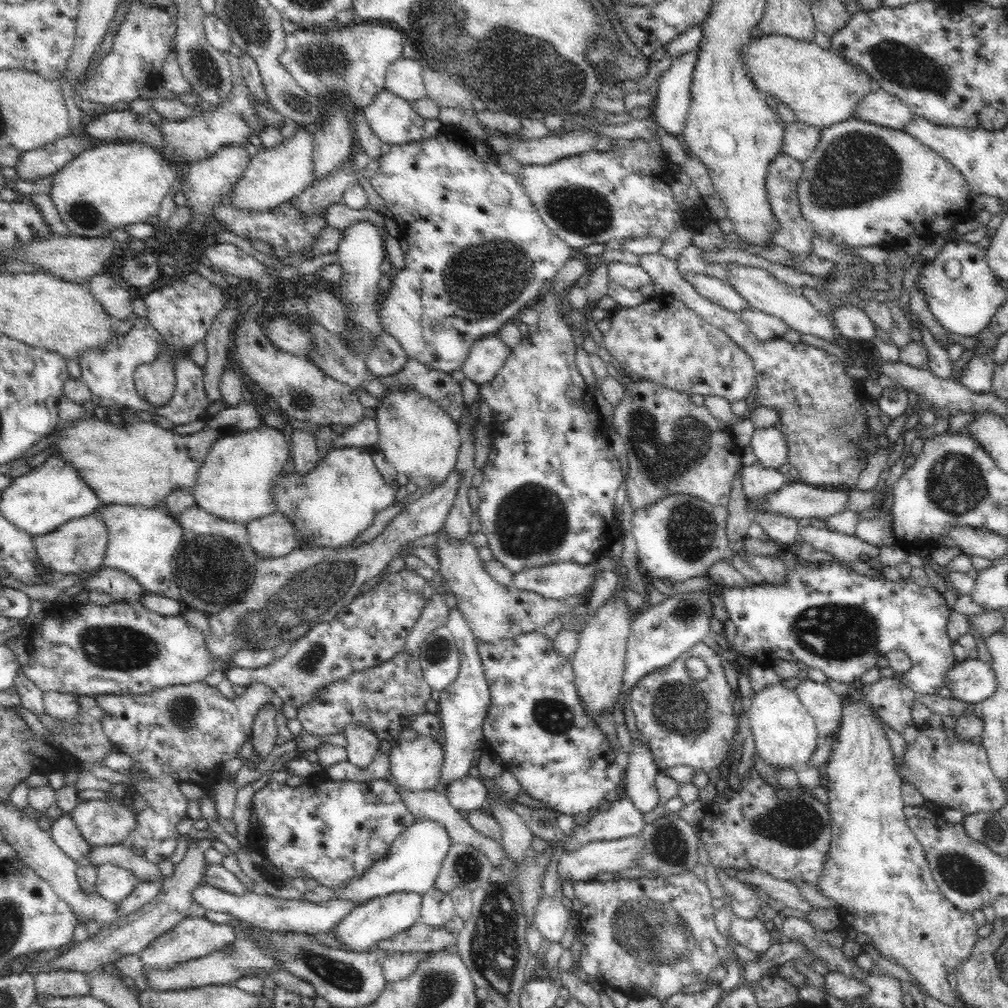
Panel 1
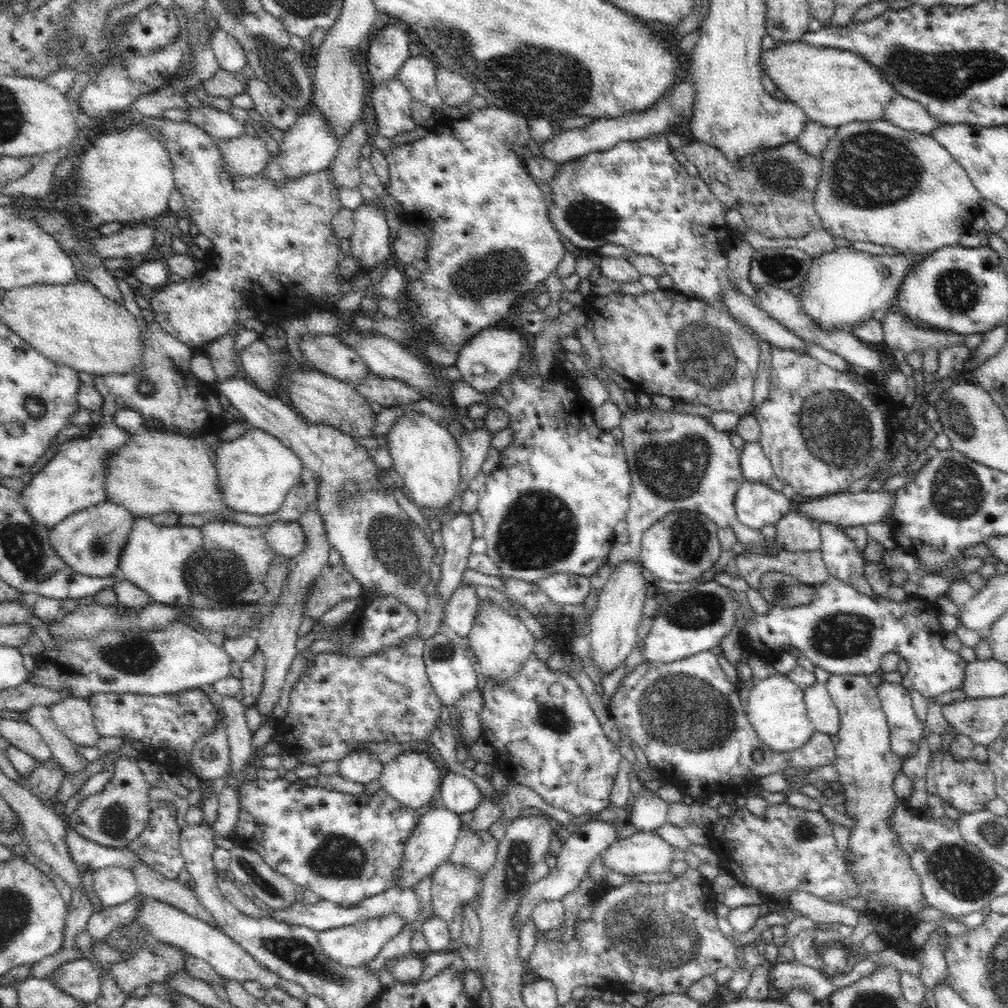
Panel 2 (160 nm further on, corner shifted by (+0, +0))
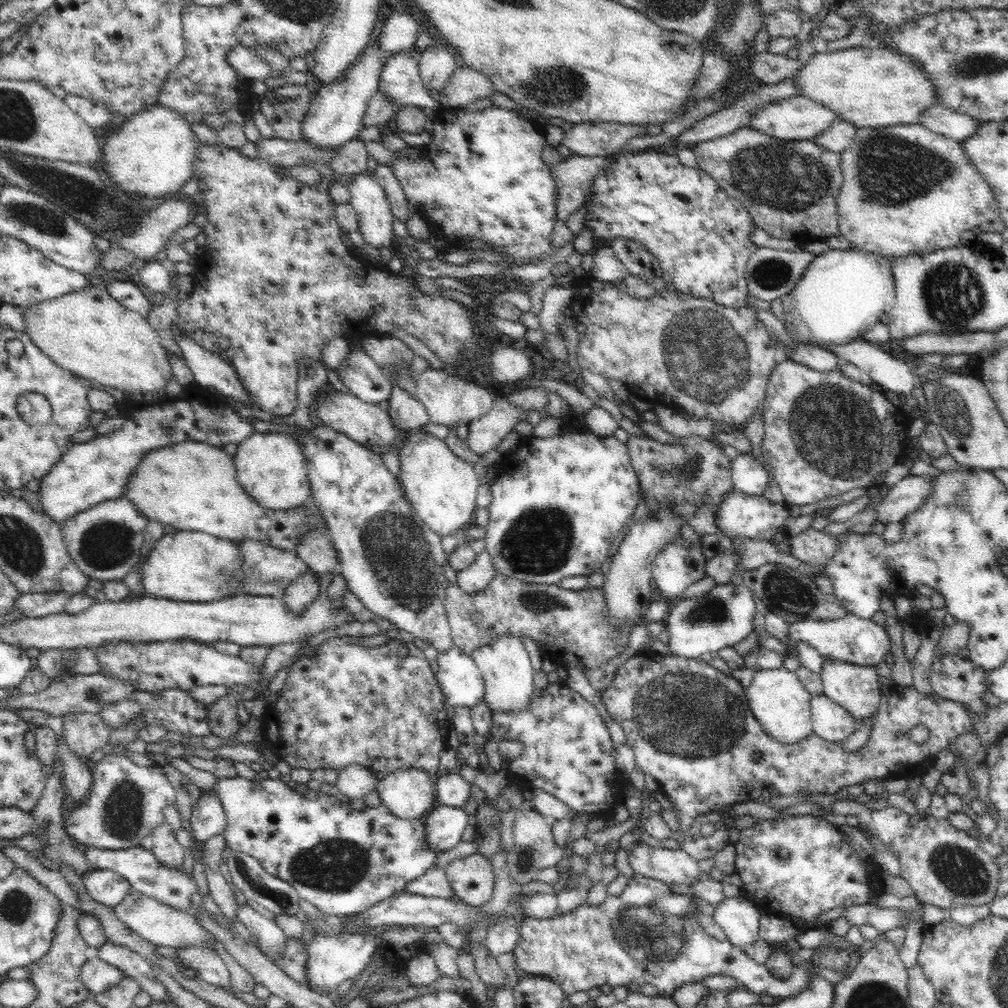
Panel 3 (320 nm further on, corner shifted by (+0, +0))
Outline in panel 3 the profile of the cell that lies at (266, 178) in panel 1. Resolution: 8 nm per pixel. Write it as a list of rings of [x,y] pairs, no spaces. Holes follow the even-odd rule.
[[[381,24],[370,36],[368,44],[352,60],[352,66],[338,76],[336,80],[328,84],[317,84],[315,94],[312,97],[305,121],[302,121],[303,140],[319,146],[320,148],[341,148],[349,140],[356,139],[360,129],[364,128],[363,120],[367,111],[368,101],[372,95],[379,90],[380,73],[382,72],[388,56],[379,45],[379,34],[381,33]]]

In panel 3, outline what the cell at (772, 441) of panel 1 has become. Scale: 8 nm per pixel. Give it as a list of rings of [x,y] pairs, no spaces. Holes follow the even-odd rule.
[[[740,453],[731,463],[734,489],[748,496],[760,496],[772,484],[768,466],[752,453]]]

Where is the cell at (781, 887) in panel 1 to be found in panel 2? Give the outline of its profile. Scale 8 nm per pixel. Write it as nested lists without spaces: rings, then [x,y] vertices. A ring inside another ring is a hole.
[[[794,891],[786,900],[786,906],[802,912],[820,924],[845,924],[855,928],[861,912],[842,903],[828,902],[806,891]]]

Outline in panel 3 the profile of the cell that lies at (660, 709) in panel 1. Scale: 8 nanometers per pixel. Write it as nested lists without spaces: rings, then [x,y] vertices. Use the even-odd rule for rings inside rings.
[[[646,650],[643,653],[632,655],[629,660],[626,660],[626,662],[616,670],[612,685],[609,688],[606,688],[603,692],[599,692],[599,694],[600,701],[604,704],[604,707],[606,707],[608,715],[610,715],[612,720],[616,721],[616,723],[624,729],[627,739],[626,746],[632,748],[634,762],[640,769],[640,772],[648,774],[648,776],[654,778],[654,780],[659,783],[660,790],[672,802],[672,810],[676,814],[679,824],[678,832],[683,832],[683,834],[686,834],[689,831],[689,828],[698,817],[705,816],[712,812],[717,812],[717,814],[718,812],[724,812],[724,810],[728,810],[728,808],[731,808],[736,804],[753,801],[770,806],[771,801],[779,795],[800,795],[801,791],[806,790],[812,791],[812,793],[830,795],[838,793],[843,788],[861,784],[863,781],[873,781],[878,779],[906,779],[907,781],[910,781],[912,778],[915,778],[915,776],[922,776],[926,770],[932,767],[936,760],[936,754],[948,749],[951,744],[956,742],[958,736],[974,732],[974,718],[962,704],[953,702],[949,699],[944,699],[934,692],[930,697],[925,697],[920,694],[914,686],[906,687],[892,685],[888,692],[882,694],[879,708],[877,709],[876,714],[874,714],[874,725],[872,726],[870,739],[867,740],[866,744],[858,748],[858,750],[854,752],[845,751],[842,744],[826,742],[814,733],[810,734],[807,739],[799,740],[794,744],[782,744],[781,742],[776,742],[772,736],[766,733],[766,729],[762,728],[762,725],[760,725],[760,722],[756,719],[756,716],[750,709],[745,688],[732,676],[724,674],[720,670],[712,668],[712,666],[708,666],[708,664],[699,662],[699,660],[696,659],[688,659],[677,655],[661,655],[652,650]],[[919,725],[926,727],[930,733],[928,740],[922,744],[912,741],[911,736],[909,735],[911,729]]]

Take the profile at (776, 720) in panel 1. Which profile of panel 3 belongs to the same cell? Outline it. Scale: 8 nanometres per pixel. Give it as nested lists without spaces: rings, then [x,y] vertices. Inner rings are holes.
[[[784,666],[773,670],[758,668],[750,686],[745,690],[752,713],[762,728],[766,729],[766,733],[772,736],[776,742],[794,744],[813,734],[813,727],[811,726],[812,696],[802,685],[796,672],[786,669]]]

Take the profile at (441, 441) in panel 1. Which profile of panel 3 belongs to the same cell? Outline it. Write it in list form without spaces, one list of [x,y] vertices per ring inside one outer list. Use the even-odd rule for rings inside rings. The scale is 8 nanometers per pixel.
[[[410,432],[399,452],[401,469],[398,479],[406,500],[422,524],[439,538],[452,536],[474,523],[480,479],[473,464],[458,458],[442,441],[428,433]]]

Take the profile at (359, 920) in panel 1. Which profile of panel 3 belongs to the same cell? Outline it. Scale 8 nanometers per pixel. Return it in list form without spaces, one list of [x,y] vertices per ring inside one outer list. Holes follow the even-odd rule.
[[[348,934],[338,936],[316,936],[307,946],[306,979],[308,987],[318,993],[330,994],[345,980],[352,980],[360,974],[374,954],[374,937],[372,934]]]

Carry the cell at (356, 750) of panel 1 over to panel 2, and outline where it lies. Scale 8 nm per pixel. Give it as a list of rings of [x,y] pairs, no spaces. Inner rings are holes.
[[[369,750],[351,752],[339,762],[338,773],[352,783],[368,785],[379,780],[383,764],[376,754]]]

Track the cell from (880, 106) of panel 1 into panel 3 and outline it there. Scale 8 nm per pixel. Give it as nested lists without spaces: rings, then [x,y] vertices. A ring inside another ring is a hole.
[[[942,102],[927,108],[919,119],[928,130],[959,143],[975,135],[984,124],[984,121],[958,112]]]

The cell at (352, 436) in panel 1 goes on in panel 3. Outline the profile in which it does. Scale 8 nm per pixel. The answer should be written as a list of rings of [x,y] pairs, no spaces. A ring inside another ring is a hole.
[[[393,385],[387,401],[389,402],[387,411],[399,430],[415,430],[429,422],[425,406],[402,387]]]

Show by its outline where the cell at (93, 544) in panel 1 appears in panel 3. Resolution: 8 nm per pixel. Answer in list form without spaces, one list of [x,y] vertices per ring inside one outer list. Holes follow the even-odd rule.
[[[122,496],[95,504],[61,523],[63,541],[76,566],[88,577],[119,581],[140,562],[140,550],[150,520]]]

